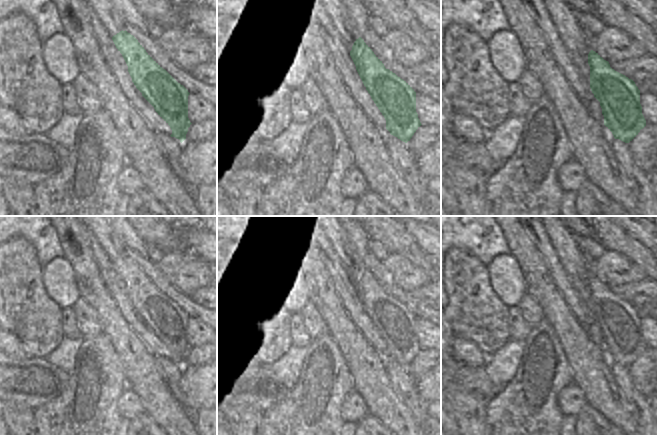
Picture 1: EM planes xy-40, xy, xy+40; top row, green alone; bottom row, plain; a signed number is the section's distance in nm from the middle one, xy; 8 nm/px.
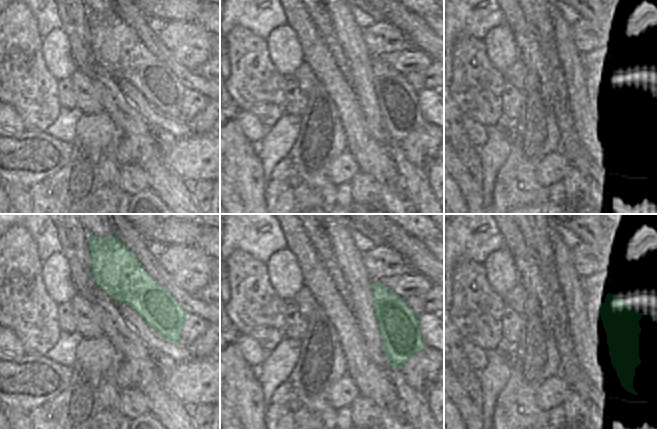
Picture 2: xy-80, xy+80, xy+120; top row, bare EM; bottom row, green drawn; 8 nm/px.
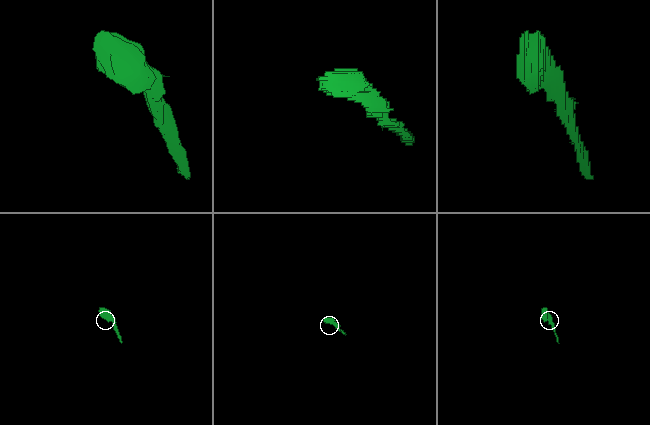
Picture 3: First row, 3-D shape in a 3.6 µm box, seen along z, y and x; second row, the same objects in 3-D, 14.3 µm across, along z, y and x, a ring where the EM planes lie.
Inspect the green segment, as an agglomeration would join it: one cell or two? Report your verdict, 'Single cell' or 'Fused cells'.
Fused cells

